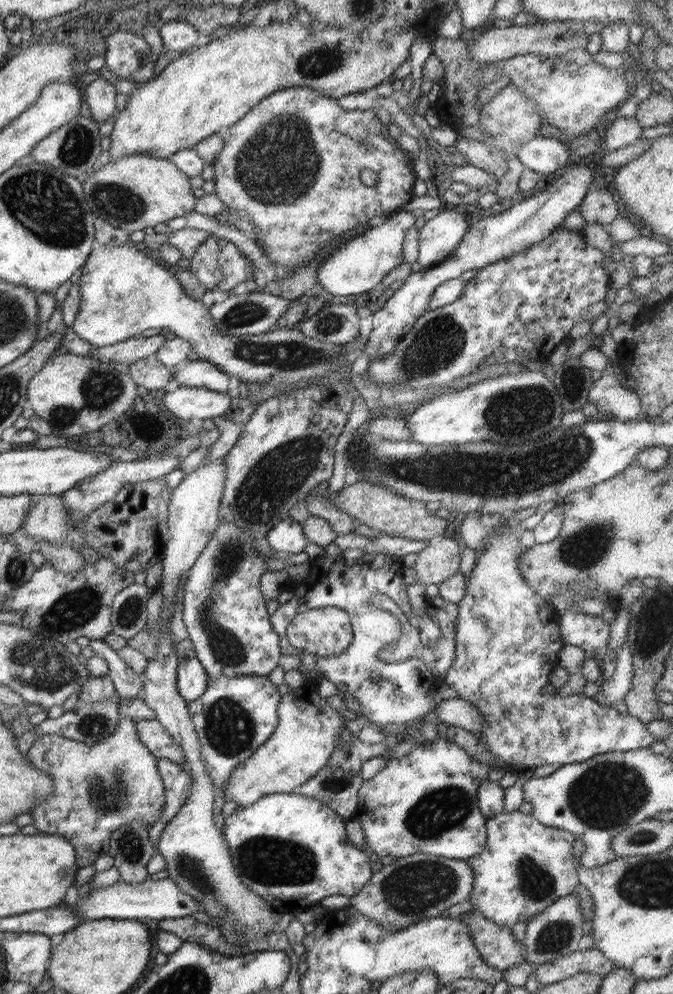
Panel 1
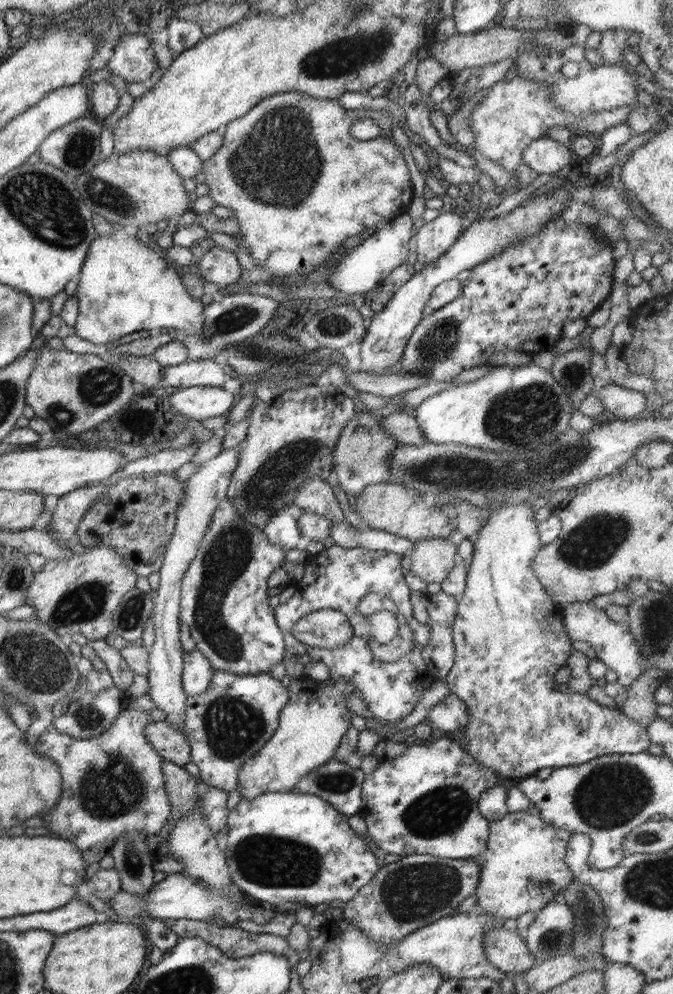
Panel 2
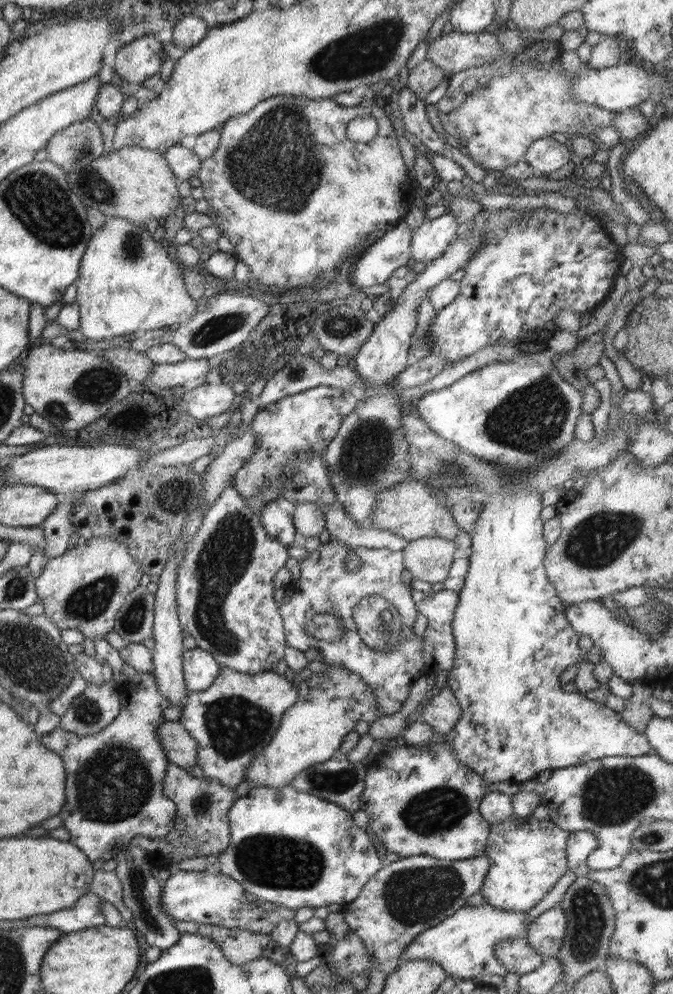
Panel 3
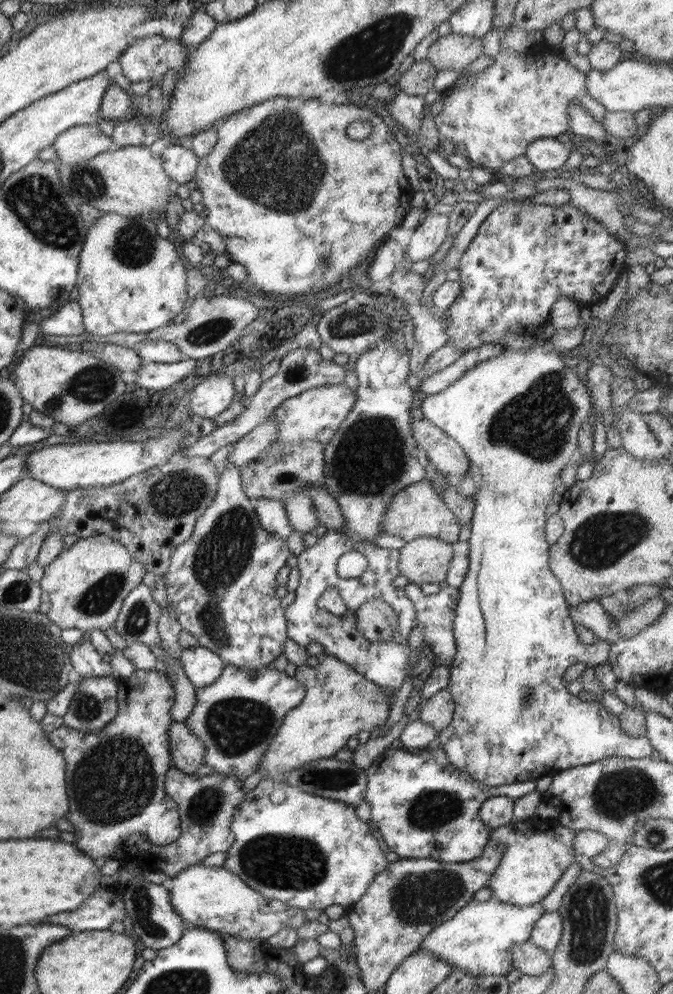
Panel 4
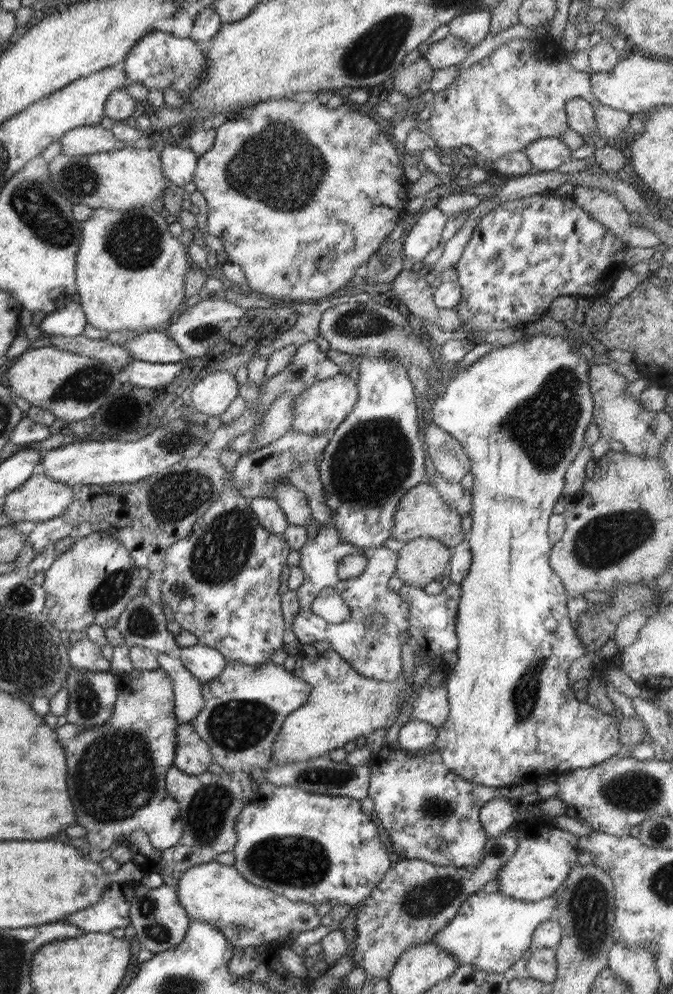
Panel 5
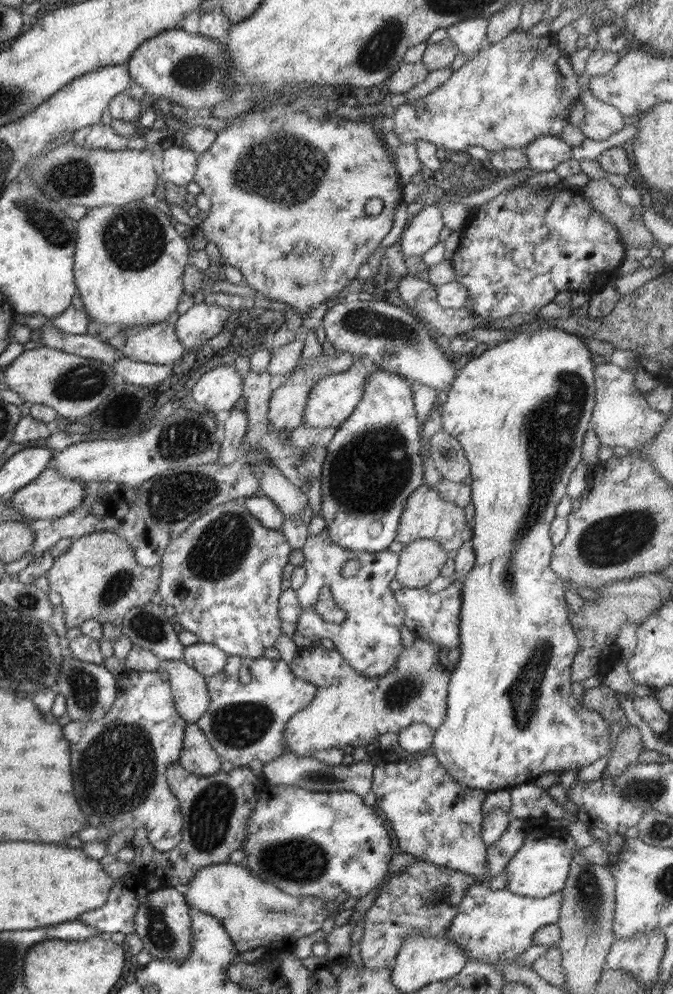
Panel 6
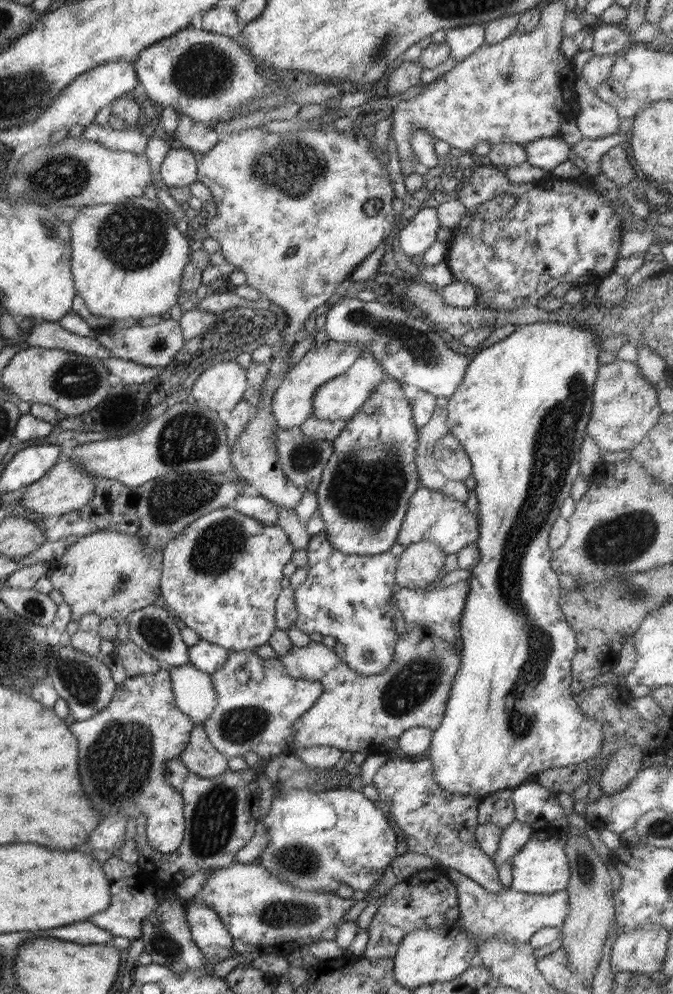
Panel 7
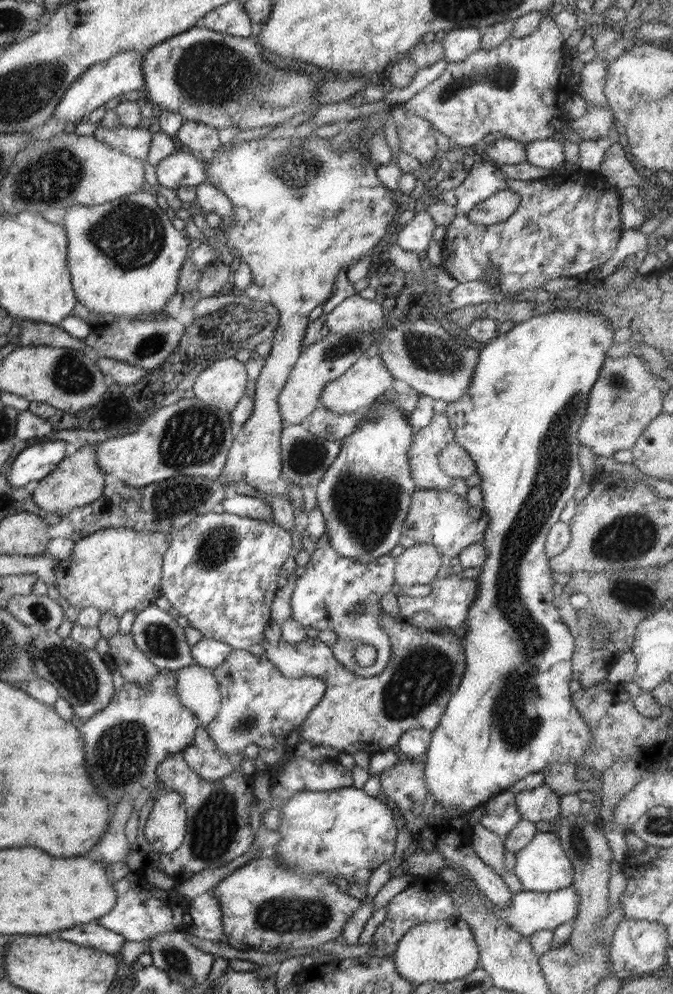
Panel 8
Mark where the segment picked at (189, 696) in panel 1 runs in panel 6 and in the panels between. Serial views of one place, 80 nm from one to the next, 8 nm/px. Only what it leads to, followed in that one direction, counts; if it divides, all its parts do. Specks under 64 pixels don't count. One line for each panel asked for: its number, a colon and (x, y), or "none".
2: (196, 676)
3: (200, 669)
4: (202, 666)
5: (205, 663)
6: (208, 660)

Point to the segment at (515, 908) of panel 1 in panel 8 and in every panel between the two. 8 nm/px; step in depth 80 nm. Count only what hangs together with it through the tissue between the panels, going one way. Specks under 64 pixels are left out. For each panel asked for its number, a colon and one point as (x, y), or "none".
2: (523, 868)
3: (528, 855)
4: (537, 853)
5: (544, 857)
6: (540, 868)
7: (542, 867)
8: (542, 866)

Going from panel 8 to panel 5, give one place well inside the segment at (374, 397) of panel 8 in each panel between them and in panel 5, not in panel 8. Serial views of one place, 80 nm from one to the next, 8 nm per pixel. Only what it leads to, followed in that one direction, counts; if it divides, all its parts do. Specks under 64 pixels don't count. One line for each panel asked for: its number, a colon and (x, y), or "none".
5: (322, 407)
6: (332, 400)
7: (340, 399)

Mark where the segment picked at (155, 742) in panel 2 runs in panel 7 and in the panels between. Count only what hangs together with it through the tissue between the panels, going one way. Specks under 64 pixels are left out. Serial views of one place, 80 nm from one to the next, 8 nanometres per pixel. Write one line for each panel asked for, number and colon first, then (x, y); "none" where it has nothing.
3: (178, 745)
4: (187, 751)
5: (192, 755)
6: (197, 756)
7: (199, 755)

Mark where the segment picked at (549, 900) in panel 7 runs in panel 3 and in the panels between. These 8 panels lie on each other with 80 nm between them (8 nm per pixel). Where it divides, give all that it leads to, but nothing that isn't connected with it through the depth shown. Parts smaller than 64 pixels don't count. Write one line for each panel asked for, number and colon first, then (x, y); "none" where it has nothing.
3: (463, 945)
4: (477, 940)
5: (491, 932)
6: (490, 924)

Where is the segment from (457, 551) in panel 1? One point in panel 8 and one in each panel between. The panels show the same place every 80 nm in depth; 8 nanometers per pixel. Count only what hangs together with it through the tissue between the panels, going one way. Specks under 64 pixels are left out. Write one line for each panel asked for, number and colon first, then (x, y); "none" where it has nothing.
2: (432, 559)
3: (428, 559)
4: (426, 559)
5: (422, 560)
6: (420, 562)
7: (421, 562)
8: (419, 564)

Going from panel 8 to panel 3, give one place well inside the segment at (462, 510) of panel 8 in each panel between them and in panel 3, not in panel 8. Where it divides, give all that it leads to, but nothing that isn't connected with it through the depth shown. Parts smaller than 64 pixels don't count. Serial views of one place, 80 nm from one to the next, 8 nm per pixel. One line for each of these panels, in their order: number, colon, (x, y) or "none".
3: (410, 509)
4: (416, 511)
5: (422, 512)
6: (426, 515)
7: (431, 516)

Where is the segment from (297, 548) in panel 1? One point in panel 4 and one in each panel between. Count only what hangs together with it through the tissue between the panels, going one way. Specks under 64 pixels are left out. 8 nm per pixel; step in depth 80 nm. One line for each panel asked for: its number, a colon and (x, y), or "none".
2: (281, 529)
3: (278, 524)
4: (272, 516)

